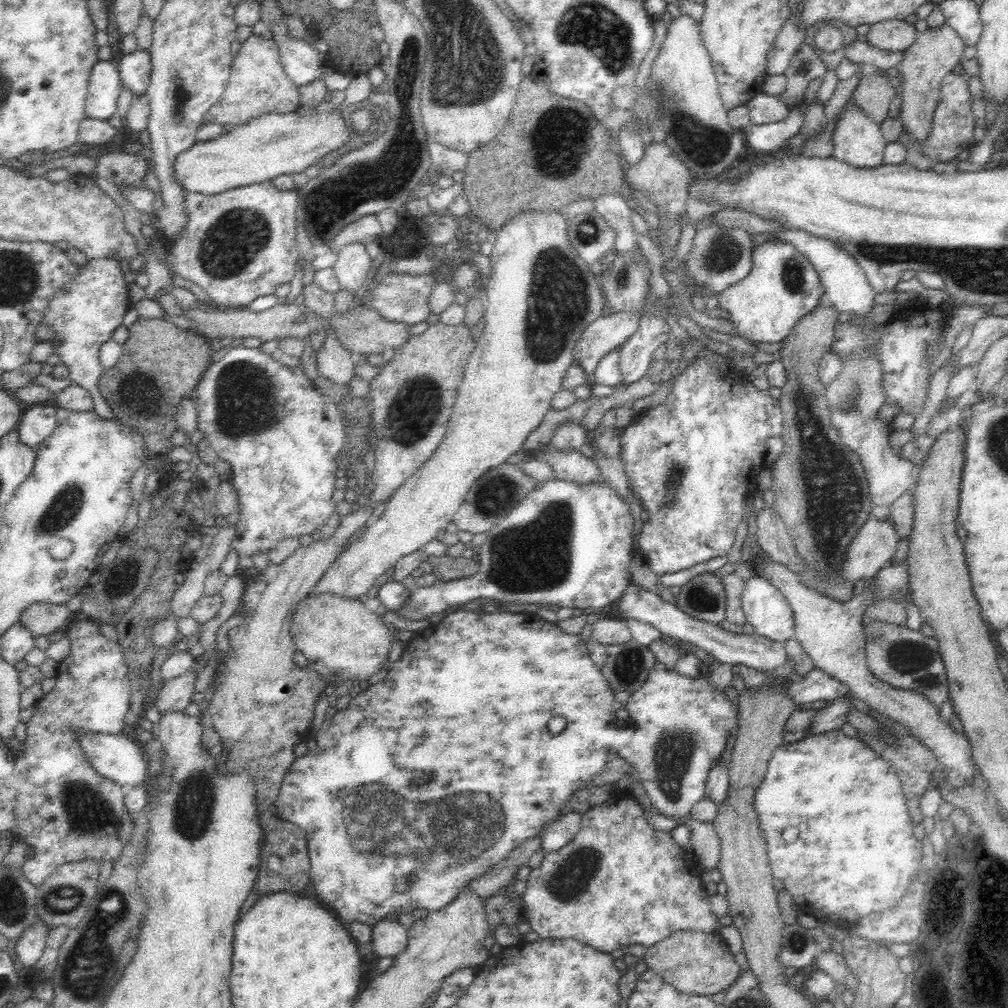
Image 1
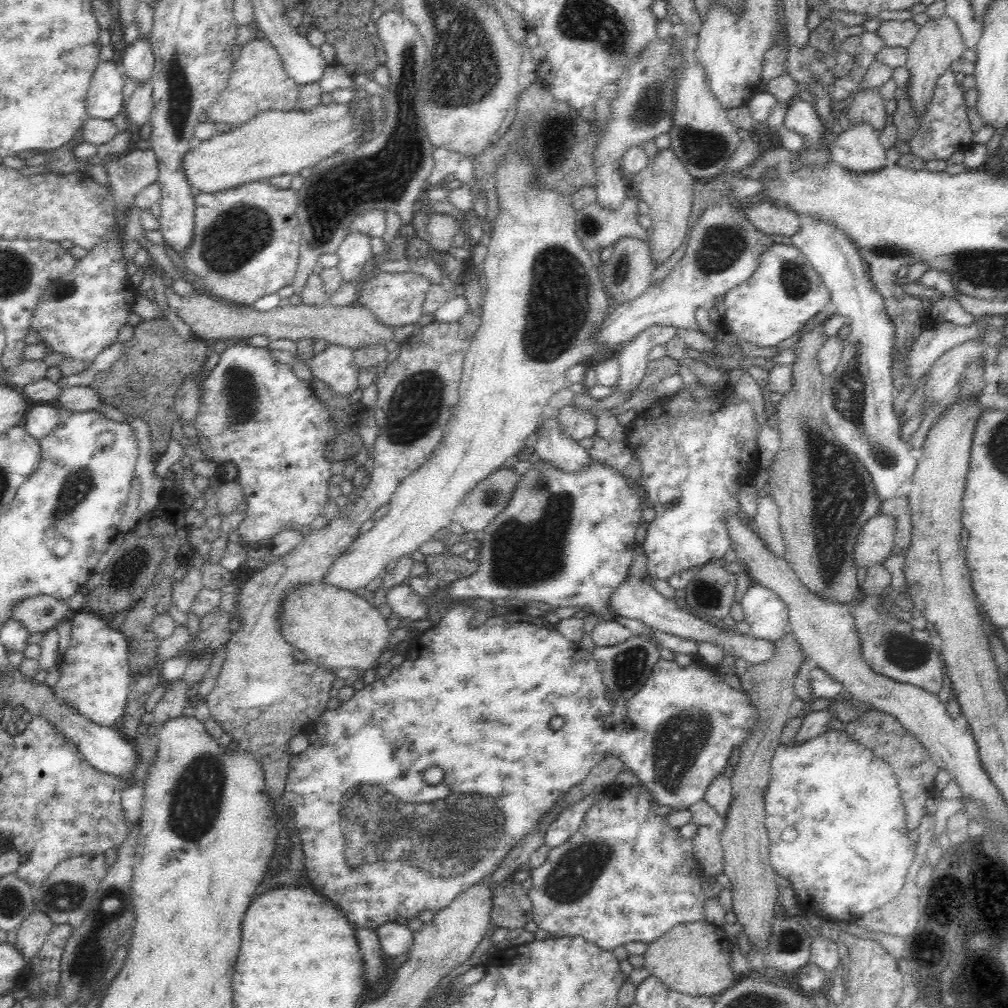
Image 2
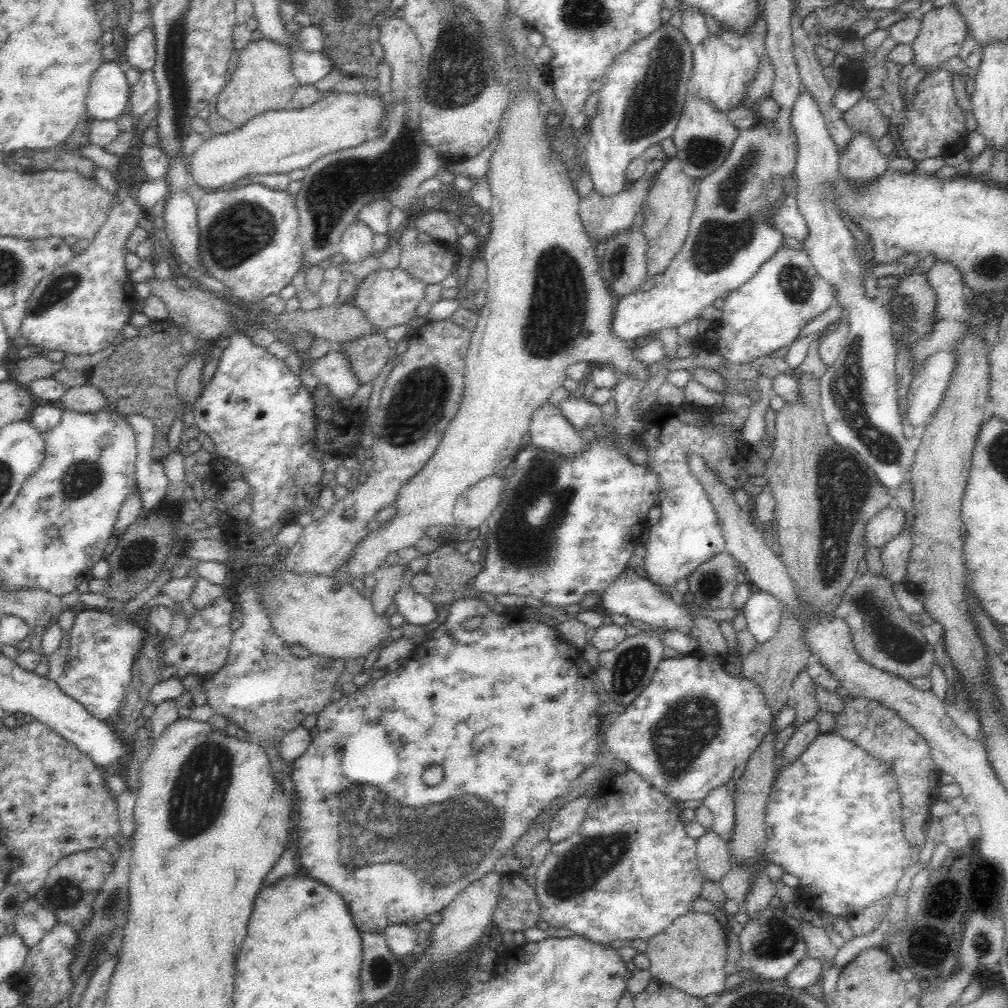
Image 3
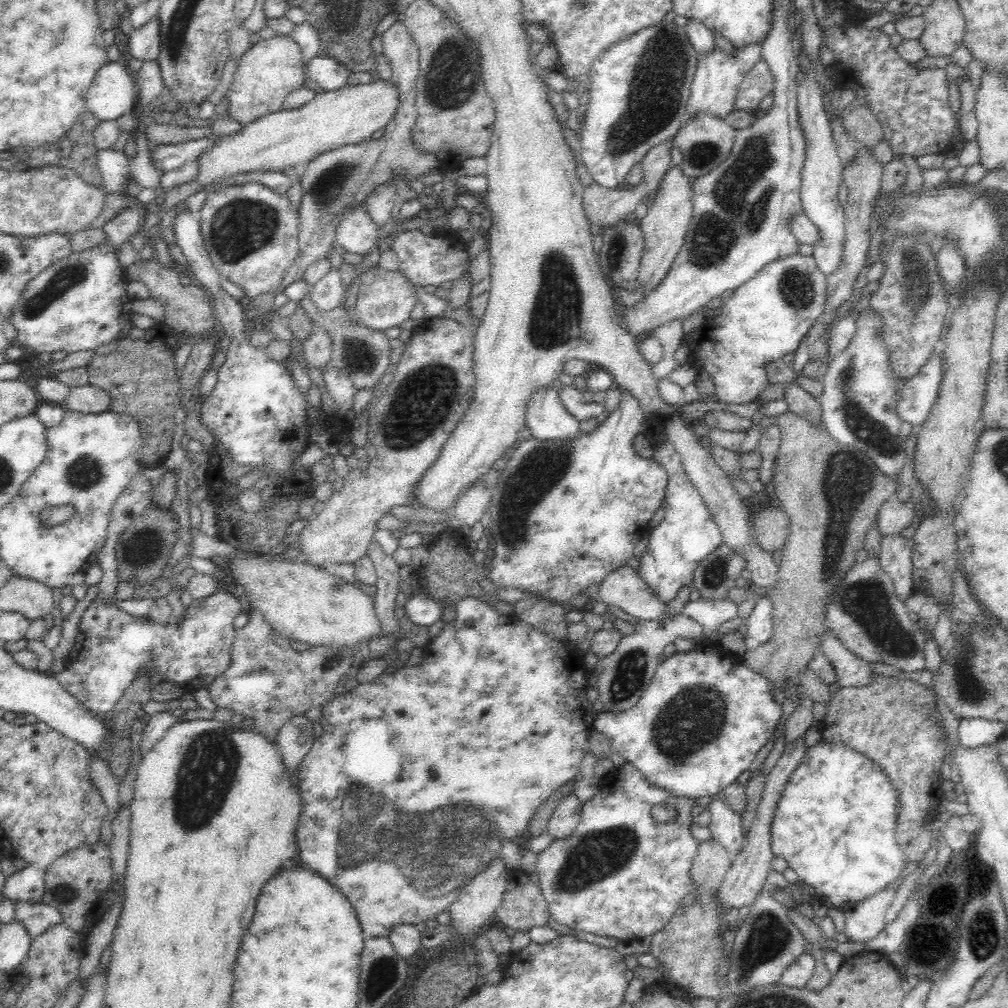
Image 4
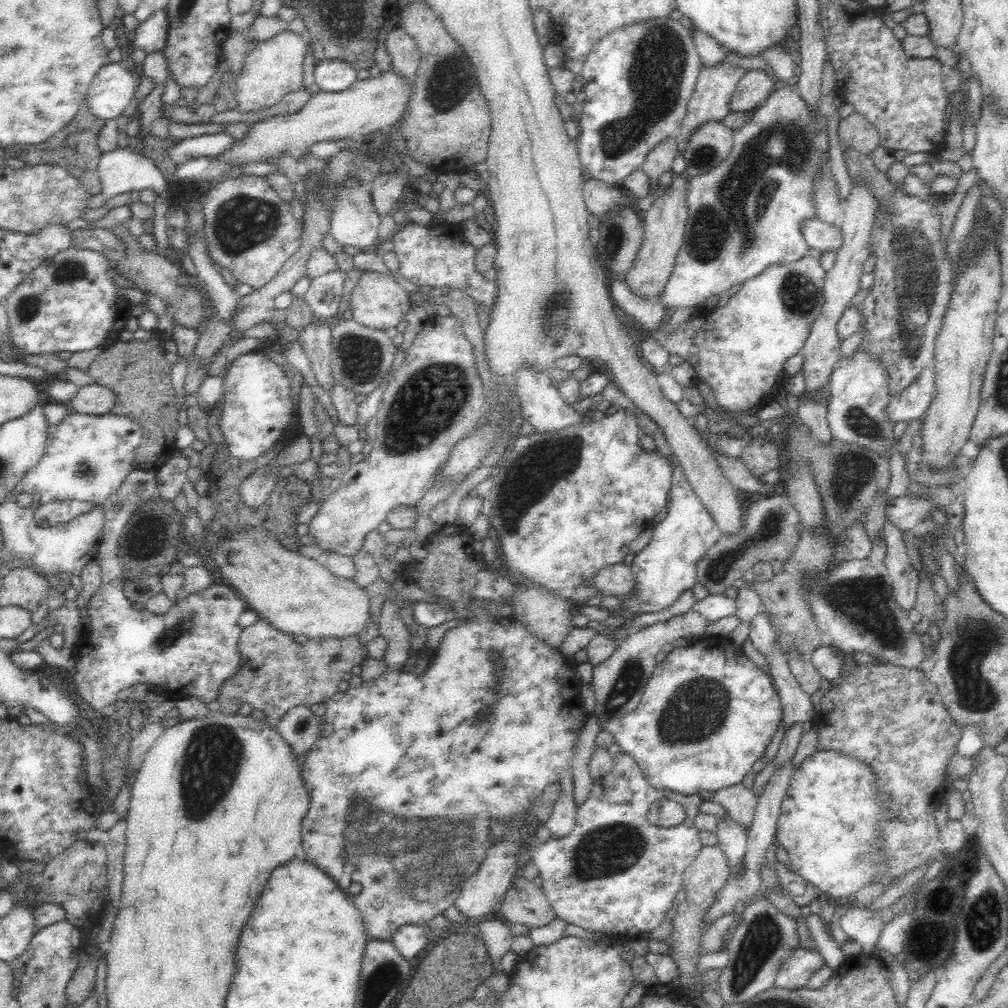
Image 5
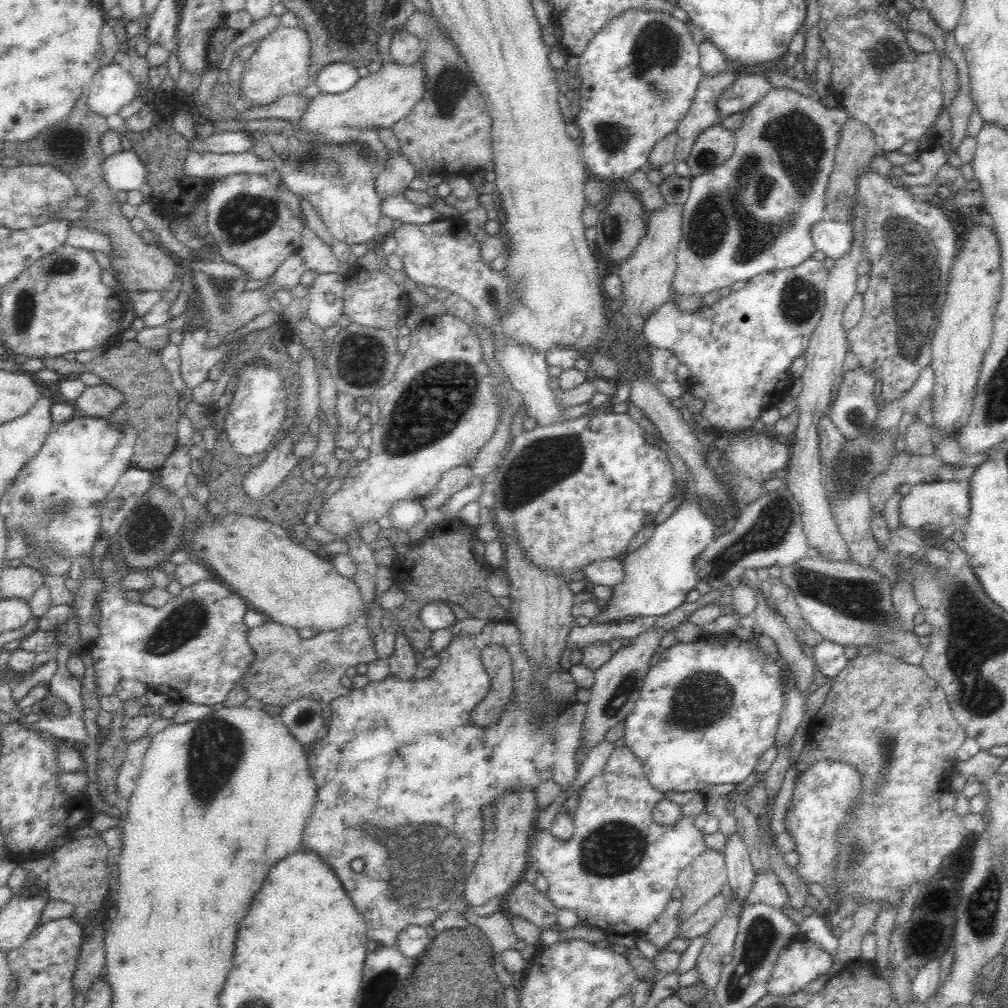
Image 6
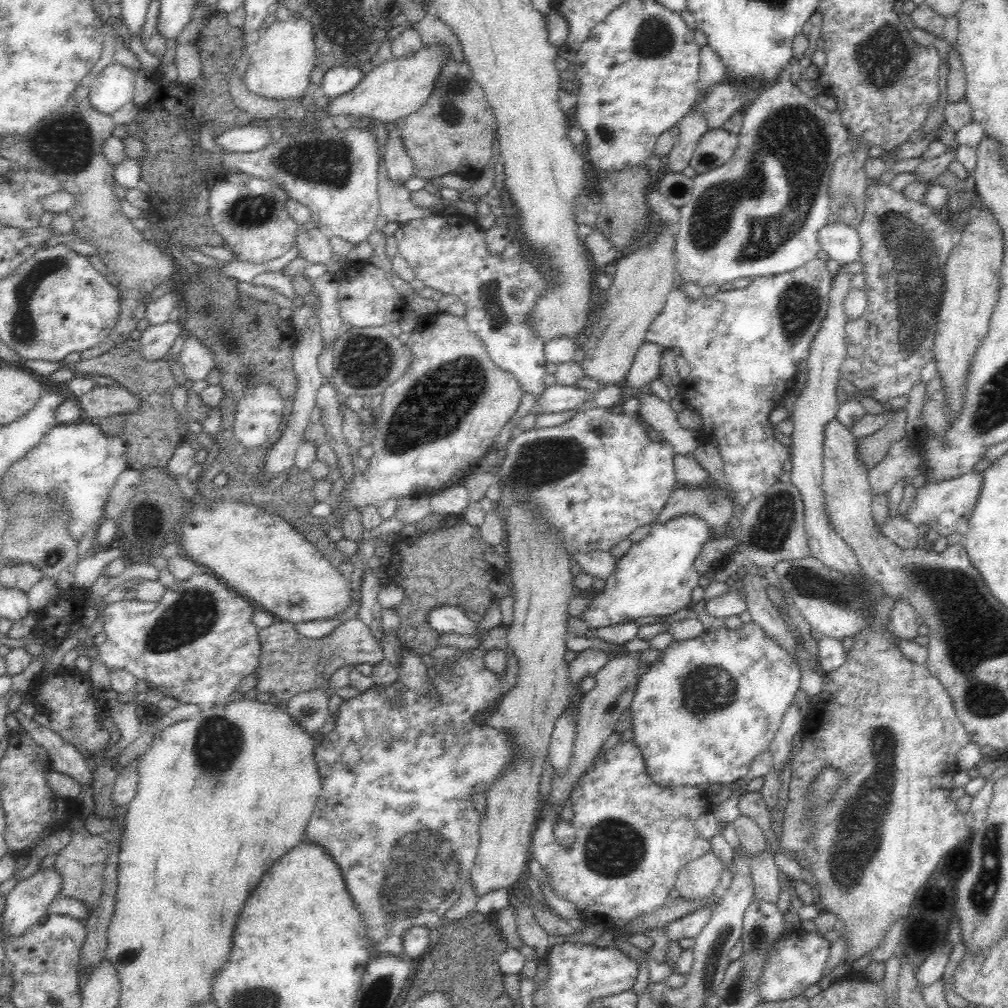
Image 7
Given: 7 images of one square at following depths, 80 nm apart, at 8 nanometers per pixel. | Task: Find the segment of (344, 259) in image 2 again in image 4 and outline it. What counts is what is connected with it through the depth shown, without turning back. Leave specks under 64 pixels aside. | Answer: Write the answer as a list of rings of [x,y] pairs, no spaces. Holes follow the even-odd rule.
[[[362,204],[344,215],[336,227],[335,244],[343,247],[346,253],[363,256],[375,248],[380,233]]]

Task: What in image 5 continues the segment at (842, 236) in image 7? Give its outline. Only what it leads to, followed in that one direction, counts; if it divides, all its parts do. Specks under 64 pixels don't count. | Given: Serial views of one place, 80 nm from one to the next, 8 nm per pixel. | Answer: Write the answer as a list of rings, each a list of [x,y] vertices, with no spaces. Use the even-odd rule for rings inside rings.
[[[814,217],[800,222],[800,233],[809,248],[816,248],[821,252],[838,250],[842,244],[842,233],[839,226],[824,223]]]

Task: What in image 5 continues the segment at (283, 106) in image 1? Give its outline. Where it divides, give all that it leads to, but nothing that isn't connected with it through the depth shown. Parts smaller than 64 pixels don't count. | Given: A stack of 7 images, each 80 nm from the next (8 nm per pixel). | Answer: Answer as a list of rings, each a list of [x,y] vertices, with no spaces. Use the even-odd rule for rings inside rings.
[[[286,30],[264,42],[257,42],[256,47],[246,54],[244,64],[235,76],[234,108],[244,113],[255,113],[278,104],[284,95],[303,87],[306,42],[302,39]]]

